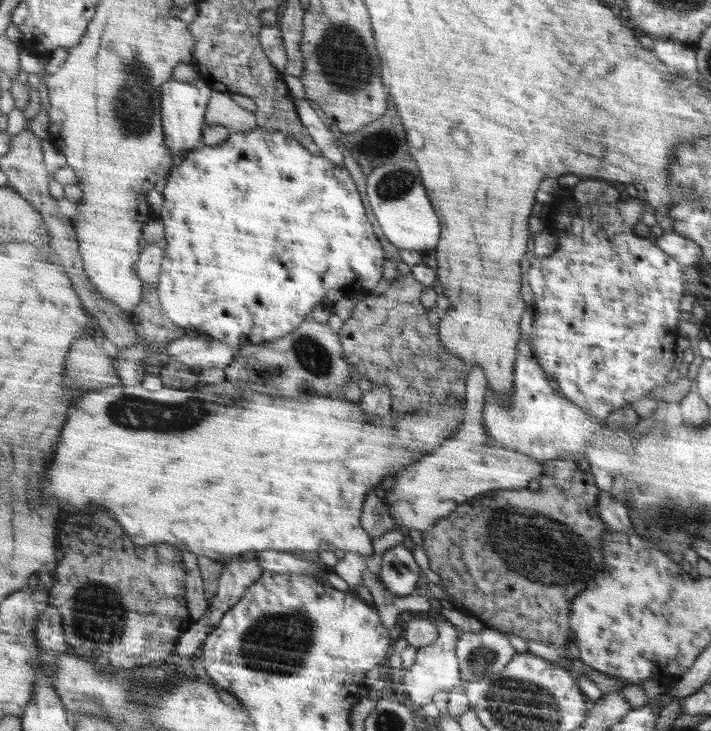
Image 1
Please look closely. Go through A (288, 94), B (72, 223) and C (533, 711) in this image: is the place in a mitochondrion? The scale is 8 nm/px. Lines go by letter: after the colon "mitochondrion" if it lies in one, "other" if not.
A: other
B: other
C: mitochondrion

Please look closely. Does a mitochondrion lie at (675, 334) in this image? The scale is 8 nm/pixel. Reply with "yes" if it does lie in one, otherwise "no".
no

